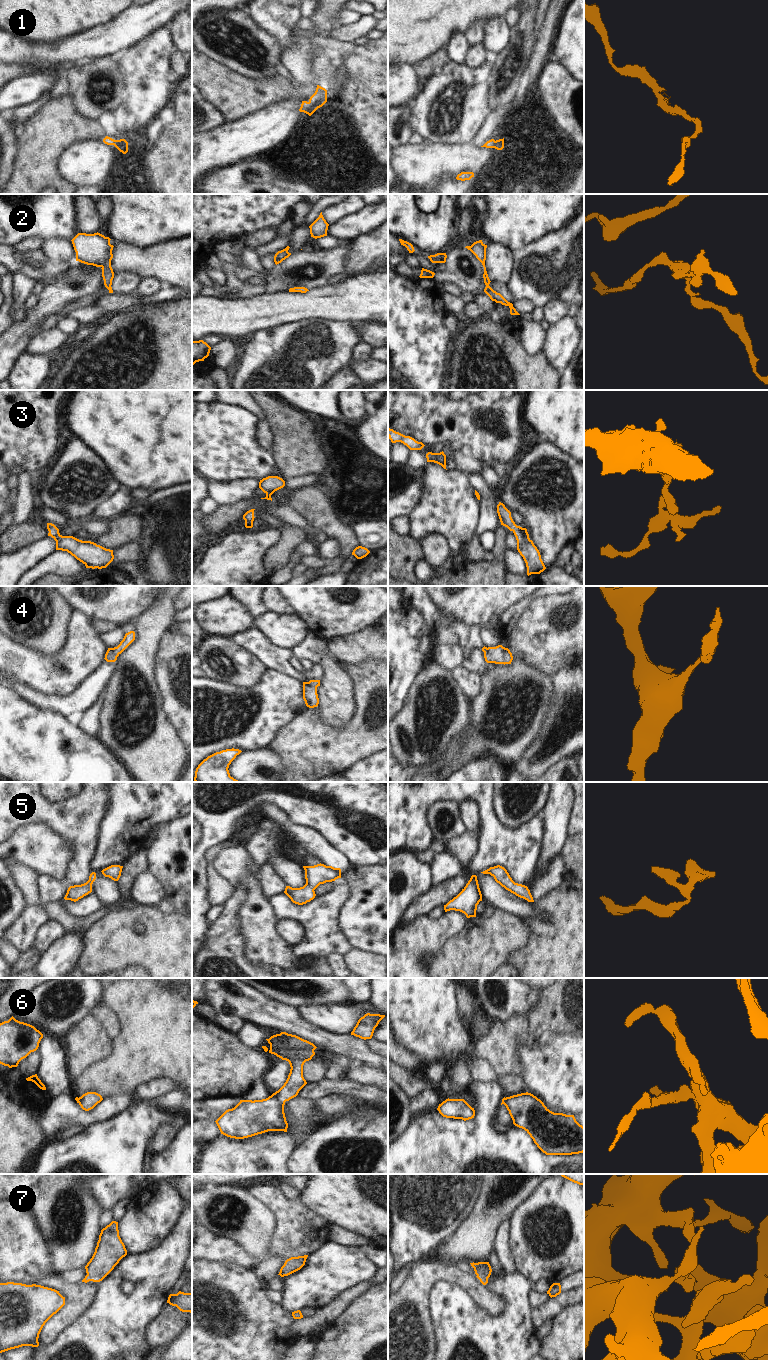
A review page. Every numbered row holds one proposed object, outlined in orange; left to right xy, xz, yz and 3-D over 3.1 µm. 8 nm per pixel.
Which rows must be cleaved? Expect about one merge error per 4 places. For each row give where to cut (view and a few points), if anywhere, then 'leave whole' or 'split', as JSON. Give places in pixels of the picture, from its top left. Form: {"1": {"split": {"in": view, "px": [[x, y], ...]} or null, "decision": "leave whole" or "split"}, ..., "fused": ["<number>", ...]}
{"1": {"split": null, "decision": "leave whole"}, "2": {"split": null, "decision": "leave whole"}, "3": {"split": null, "decision": "leave whole"}, "4": {"split": null, "decision": "leave whole"}, "5": {"split": null, "decision": "leave whole"}, "6": {"split": null, "decision": "leave whole"}, "7": {"split": null, "decision": "leave whole"}, "fused": []}

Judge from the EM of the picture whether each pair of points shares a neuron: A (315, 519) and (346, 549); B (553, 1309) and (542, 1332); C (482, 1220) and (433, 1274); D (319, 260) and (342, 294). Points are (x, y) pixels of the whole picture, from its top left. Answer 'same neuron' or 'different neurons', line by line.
A: same neuron
B: different neurons
C: different neurons
D: different neurons

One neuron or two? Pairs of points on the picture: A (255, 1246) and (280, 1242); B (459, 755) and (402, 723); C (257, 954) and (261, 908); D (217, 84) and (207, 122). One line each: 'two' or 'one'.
A: two
B: two
C: one
D: two

